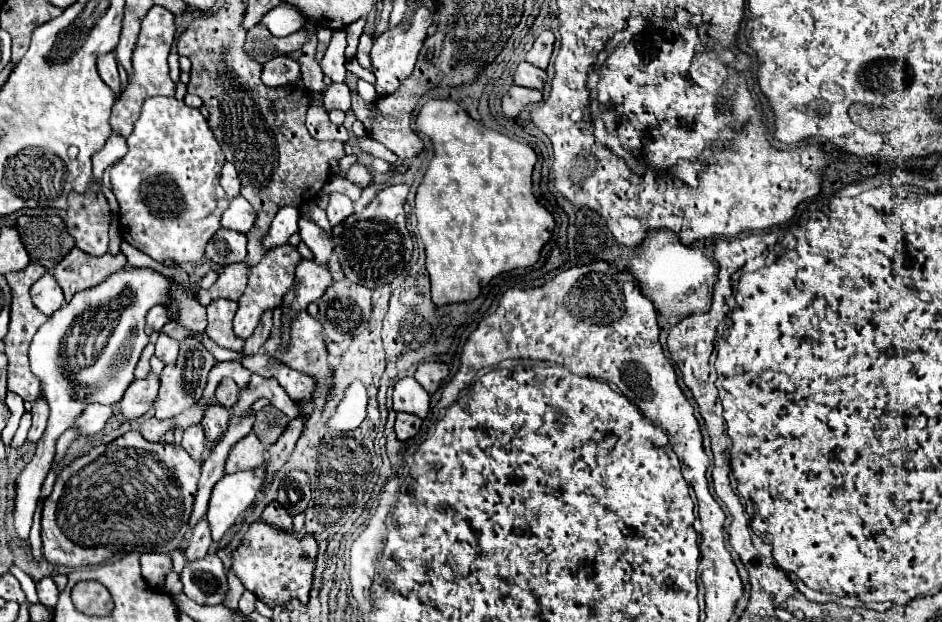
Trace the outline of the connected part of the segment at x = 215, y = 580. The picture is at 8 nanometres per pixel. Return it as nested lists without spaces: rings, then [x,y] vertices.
[[[215,553],[189,561],[181,573],[183,593],[199,605],[219,605],[227,593],[223,563]]]

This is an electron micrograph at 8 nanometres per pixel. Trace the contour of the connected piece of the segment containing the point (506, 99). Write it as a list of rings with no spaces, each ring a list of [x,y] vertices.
[[[511,85],[511,89],[501,97],[501,107],[507,117],[517,117],[525,105],[537,101],[541,101],[541,91],[533,91],[521,85]]]

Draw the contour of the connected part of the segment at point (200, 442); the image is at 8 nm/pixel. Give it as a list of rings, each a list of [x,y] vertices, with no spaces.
[[[197,423],[197,427],[187,427],[183,431],[183,441],[181,441],[181,447],[195,459],[201,459],[203,451],[205,451],[205,433],[203,433],[203,427],[201,423]]]

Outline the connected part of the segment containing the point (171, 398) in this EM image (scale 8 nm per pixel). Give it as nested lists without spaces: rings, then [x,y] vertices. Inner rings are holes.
[[[193,337],[183,339],[177,361],[173,365],[165,365],[165,369],[161,371],[161,387],[159,387],[159,395],[155,401],[155,417],[171,419],[171,417],[179,415],[181,411],[189,409],[195,401],[199,401],[203,395],[205,383],[207,383],[207,375],[215,363],[217,363],[217,359],[211,355],[211,351],[205,349],[205,345],[201,341],[197,341]]]

